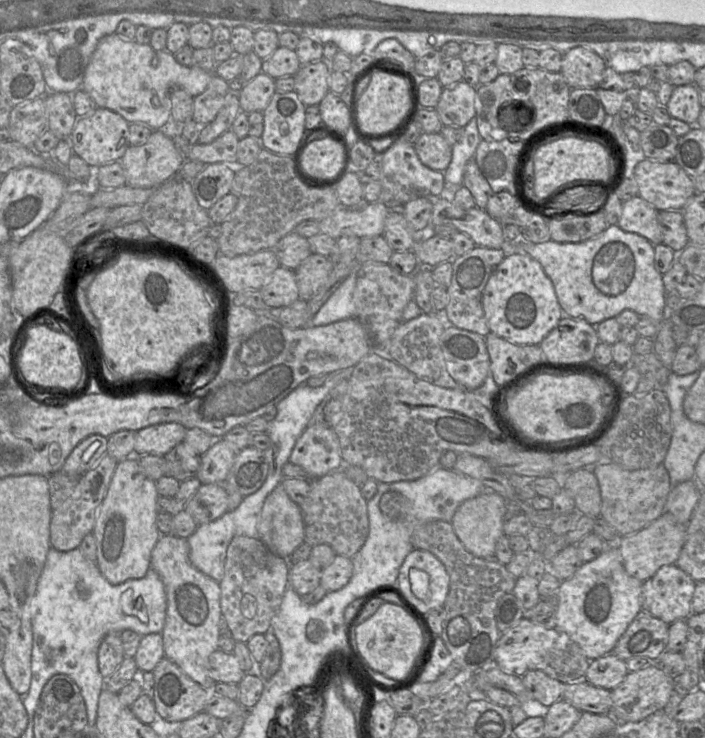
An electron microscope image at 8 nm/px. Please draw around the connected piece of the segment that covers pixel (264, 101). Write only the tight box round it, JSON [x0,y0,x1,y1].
[238,73,276,114]

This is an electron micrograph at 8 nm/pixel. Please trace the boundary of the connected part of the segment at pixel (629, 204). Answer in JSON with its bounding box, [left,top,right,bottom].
[618,196,663,245]

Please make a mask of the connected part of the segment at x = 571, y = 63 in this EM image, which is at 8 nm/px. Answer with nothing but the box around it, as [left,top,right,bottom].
[561,48,605,89]

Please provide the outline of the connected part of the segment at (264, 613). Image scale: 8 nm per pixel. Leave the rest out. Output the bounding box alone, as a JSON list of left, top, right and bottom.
[219,535,289,643]

